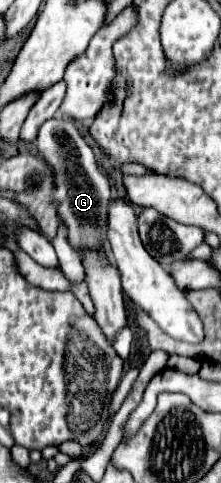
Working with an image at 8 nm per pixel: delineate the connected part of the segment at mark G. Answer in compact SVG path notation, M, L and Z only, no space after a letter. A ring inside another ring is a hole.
M55 115L53 119L45 121L39 129L37 135L37 147L39 147L39 155L49 163L49 167L55 171L55 183L57 183L57 191L55 191L55 201L59 201L59 219L65 221L65 225L69 227L69 241L75 249L91 249L95 245L105 245L105 249L109 249L107 243L107 205L111 203L111 185L107 181L107 177L99 171L95 155L91 145L87 143L87 139L83 137L83 131L75 125L73 119L67 119L63 115Z

